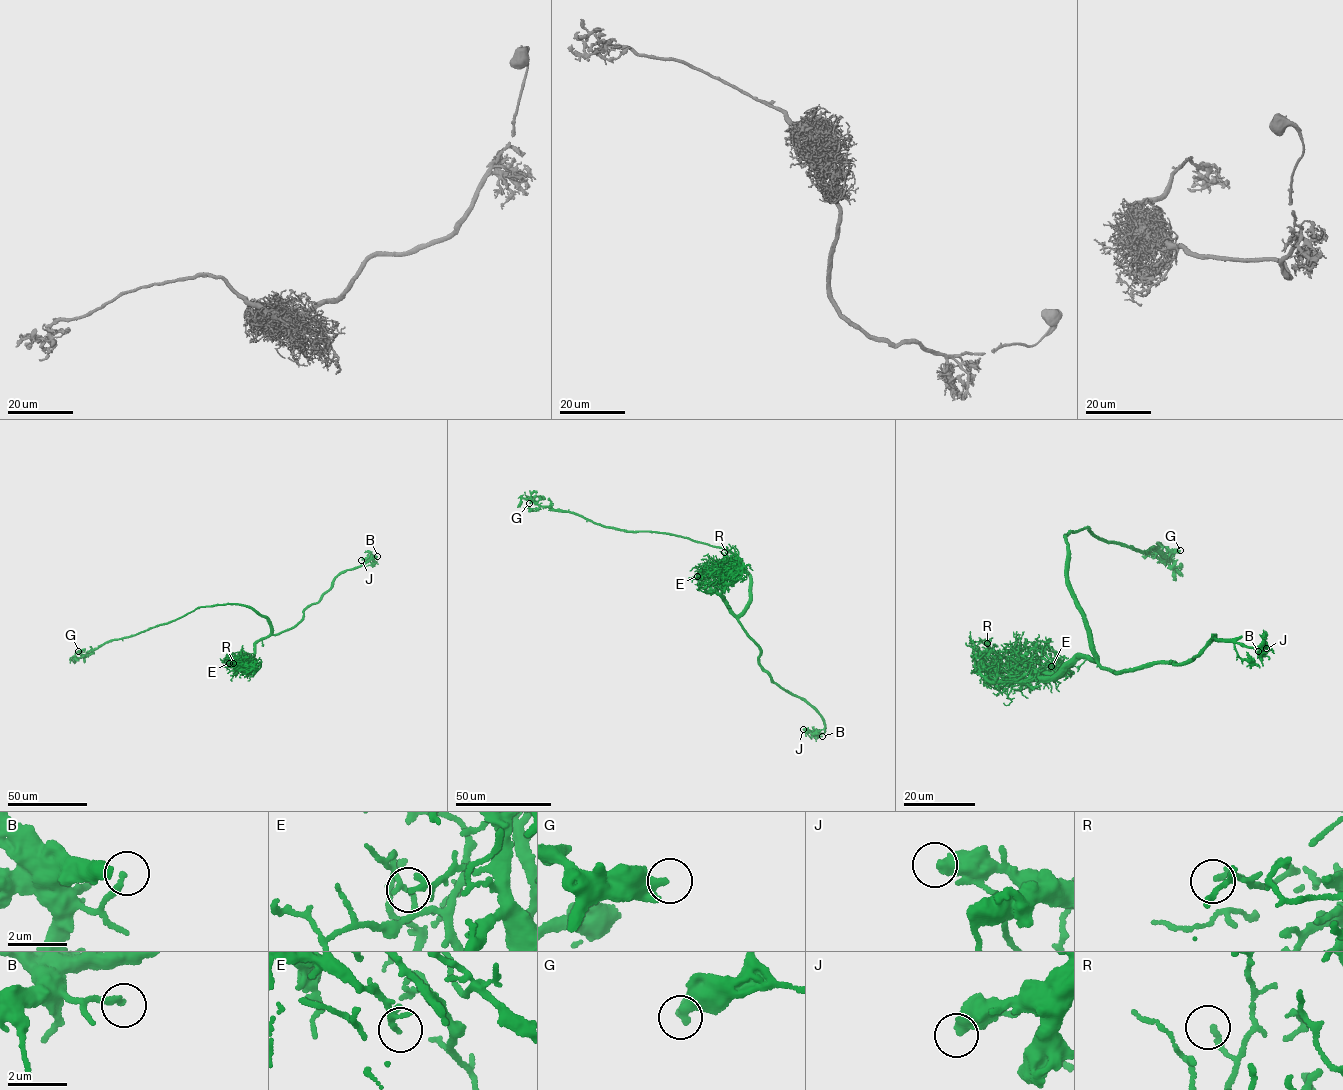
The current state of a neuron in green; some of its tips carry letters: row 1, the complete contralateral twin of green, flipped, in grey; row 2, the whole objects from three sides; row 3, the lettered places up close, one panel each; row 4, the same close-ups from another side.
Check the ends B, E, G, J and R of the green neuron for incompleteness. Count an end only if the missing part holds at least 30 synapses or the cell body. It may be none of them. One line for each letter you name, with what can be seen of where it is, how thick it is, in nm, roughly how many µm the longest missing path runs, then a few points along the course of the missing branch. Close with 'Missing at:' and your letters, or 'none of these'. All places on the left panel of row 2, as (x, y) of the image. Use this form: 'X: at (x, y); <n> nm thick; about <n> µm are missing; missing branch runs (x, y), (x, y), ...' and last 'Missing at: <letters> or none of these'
Missing at: none of these

